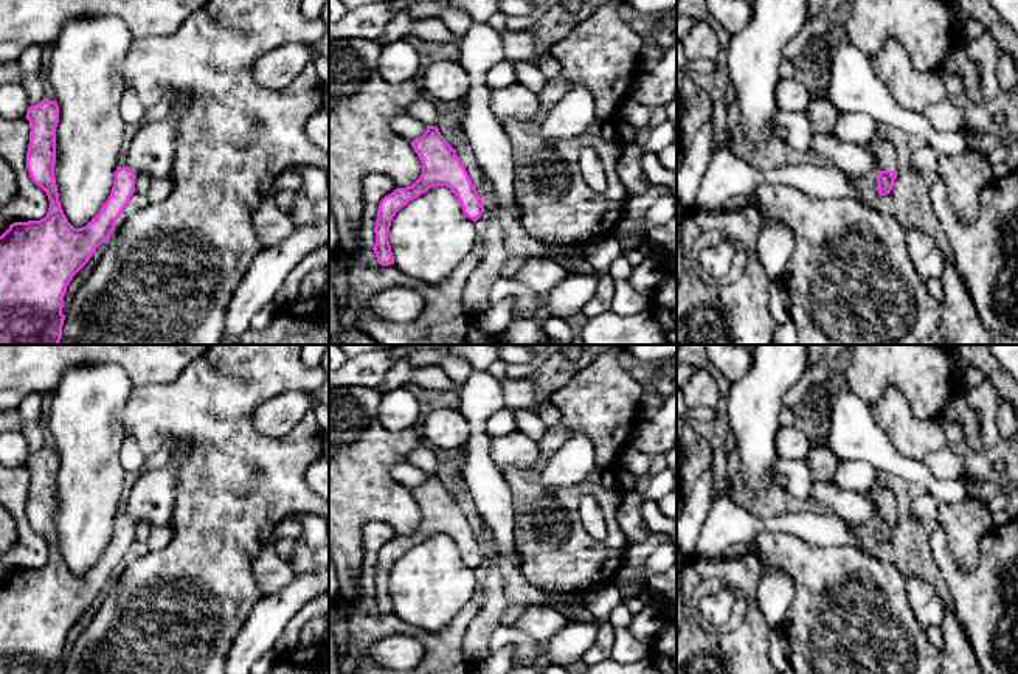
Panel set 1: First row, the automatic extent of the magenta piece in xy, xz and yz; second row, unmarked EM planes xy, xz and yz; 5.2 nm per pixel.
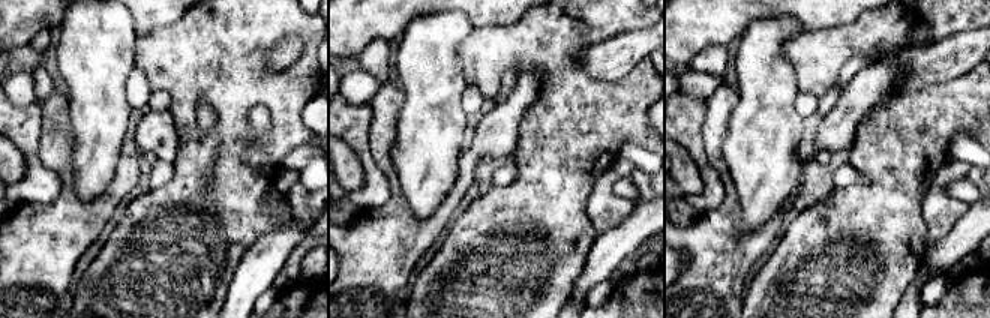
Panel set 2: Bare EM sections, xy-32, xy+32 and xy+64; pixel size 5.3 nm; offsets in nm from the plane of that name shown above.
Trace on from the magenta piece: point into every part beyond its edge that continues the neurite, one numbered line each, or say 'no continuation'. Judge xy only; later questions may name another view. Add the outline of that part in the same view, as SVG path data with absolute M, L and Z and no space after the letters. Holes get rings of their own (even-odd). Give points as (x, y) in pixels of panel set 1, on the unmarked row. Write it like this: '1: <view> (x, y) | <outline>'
1: xy (152, 499) | M178 452L158 469L140 474L127 499L127 516L135 523L168 525L175 509Z

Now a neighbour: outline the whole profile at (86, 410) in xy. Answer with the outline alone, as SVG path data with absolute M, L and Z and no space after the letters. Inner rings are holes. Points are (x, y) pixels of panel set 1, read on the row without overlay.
M82 363L64 371L47 399L50 430L59 453L54 526L64 562L74 576L85 575L107 550L124 489L121 447L126 438L124 404L132 384L113 363Z

